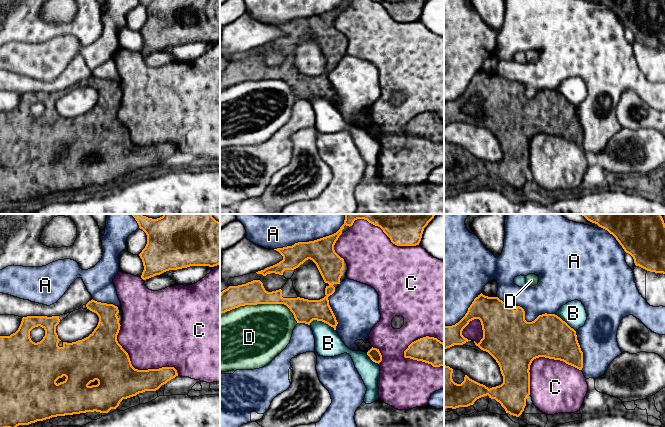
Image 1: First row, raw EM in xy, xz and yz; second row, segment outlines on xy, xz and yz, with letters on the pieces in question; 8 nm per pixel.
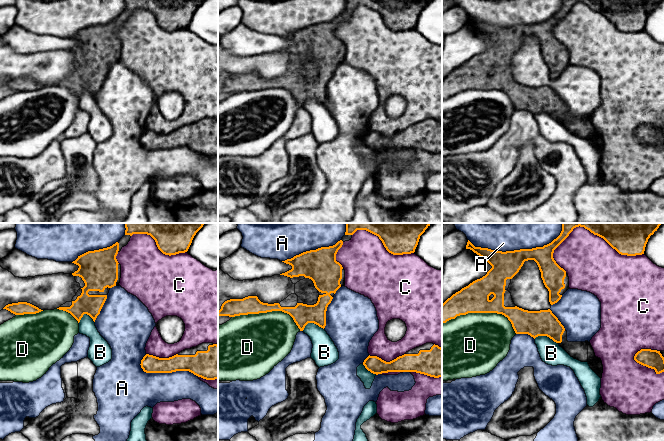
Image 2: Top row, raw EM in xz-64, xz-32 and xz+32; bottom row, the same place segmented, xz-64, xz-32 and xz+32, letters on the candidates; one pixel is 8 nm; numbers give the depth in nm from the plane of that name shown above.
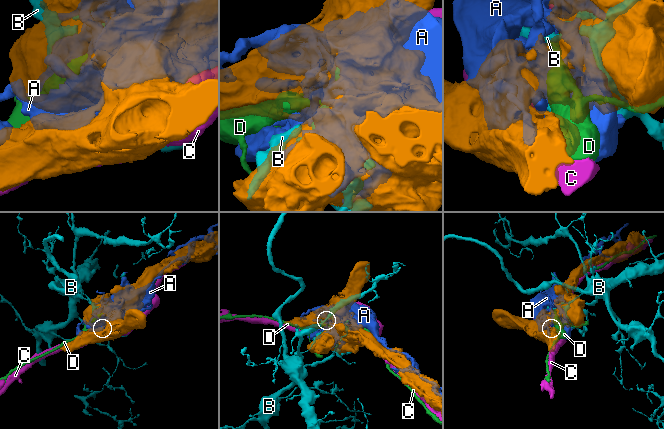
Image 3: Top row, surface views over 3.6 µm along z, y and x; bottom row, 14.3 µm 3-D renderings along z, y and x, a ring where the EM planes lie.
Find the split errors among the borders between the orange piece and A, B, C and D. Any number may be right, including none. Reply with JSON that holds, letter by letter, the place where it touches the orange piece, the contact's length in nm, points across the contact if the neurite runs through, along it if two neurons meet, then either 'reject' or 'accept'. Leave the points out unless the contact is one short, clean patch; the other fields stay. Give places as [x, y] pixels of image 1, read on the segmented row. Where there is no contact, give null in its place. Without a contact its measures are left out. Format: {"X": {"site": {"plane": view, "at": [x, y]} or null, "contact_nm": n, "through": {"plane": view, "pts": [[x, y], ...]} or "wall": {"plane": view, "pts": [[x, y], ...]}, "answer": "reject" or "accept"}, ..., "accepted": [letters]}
{"A": {"site": {"plane": "xz", "at": [314, 240]}, "contact_nm": 650, "answer": "reject"}, "B": {"site": {"plane": "xz", "at": [322, 321]}, "contact_nm": 220, "answer": "reject"}, "C": {"site": {"plane": "xy", "at": [137, 369]}, "contact_nm": 600, "answer": "reject"}, "D": {"site": {"plane": "xz", "at": [262, 303]}, "contact_nm": 650, "answer": "reject"}, "accepted": []}

